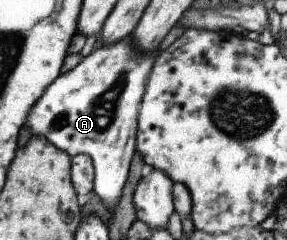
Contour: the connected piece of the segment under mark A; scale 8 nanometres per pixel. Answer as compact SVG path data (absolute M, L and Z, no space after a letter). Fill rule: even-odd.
M130 35L122 38L122 40L118 40L118 42L114 42L114 44L100 46L100 48L94 50L94 52L88 54L85 58L81 58L80 62L78 62L74 68L68 70L68 72L64 74L60 74L49 86L46 86L44 92L40 94L40 98L34 102L33 106L30 106L30 110L28 110L26 118L24 118L23 127L30 132L31 136L46 138L47 142L50 142L50 144L58 148L58 150L66 152L69 157L84 154L90 158L93 168L91 191L98 200L102 200L102 206L108 210L108 214L114 214L114 210L116 210L116 206L118 206L118 200L120 200L122 196L122 190L126 184L126 180L129 177L130 162L135 154L135 135L140 98L142 98L142 94L144 93L146 78L148 78L148 74L150 74L150 68L152 68L152 64L154 64L156 54L159 54L159 50L150 52L150 54L140 54L140 52L136 52L136 50L130 46Z

